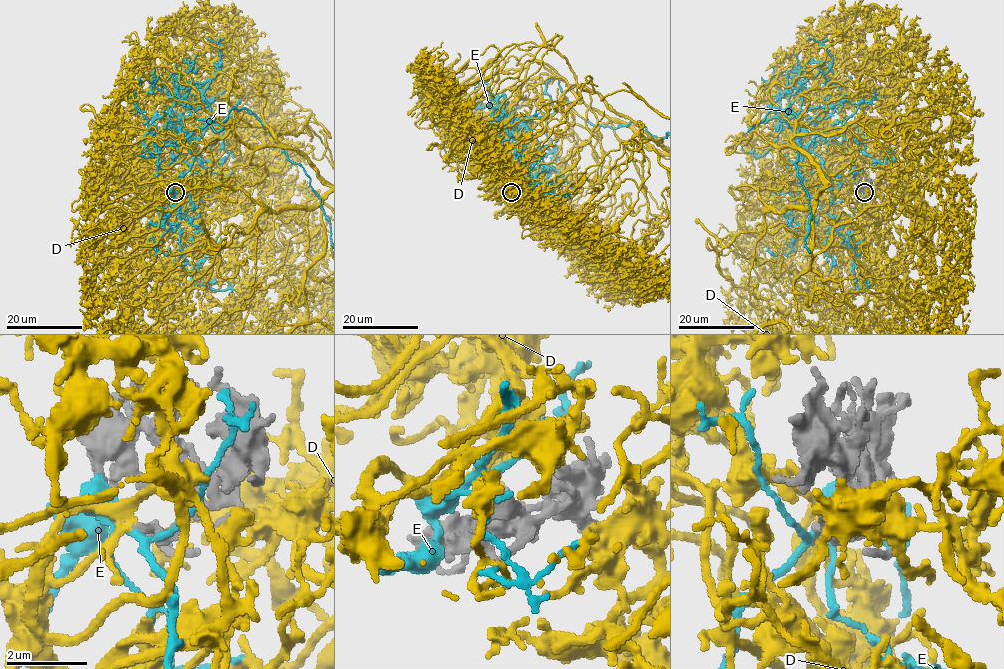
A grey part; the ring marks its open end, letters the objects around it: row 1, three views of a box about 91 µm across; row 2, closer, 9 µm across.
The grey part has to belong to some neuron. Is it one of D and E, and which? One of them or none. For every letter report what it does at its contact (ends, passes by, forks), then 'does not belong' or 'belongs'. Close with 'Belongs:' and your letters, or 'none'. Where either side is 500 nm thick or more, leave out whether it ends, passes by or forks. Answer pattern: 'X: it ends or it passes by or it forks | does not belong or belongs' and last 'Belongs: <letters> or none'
D: it forks | belongs
E: it forks | does not belong
Belongs: D

